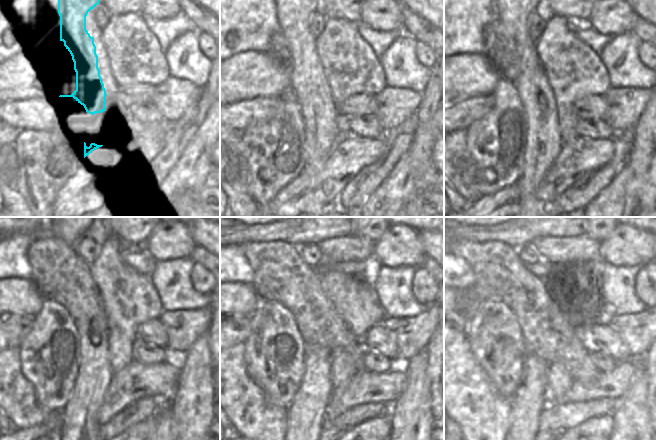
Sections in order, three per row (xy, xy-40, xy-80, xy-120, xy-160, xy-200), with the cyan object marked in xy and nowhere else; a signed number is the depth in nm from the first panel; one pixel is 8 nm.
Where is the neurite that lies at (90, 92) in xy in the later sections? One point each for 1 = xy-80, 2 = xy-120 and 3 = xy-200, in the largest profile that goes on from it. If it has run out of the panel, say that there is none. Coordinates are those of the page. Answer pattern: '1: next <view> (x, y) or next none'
1: next xy-80 (532, 84)
2: next xy-120 (79, 420)
3: next xy-200 (525, 408)

